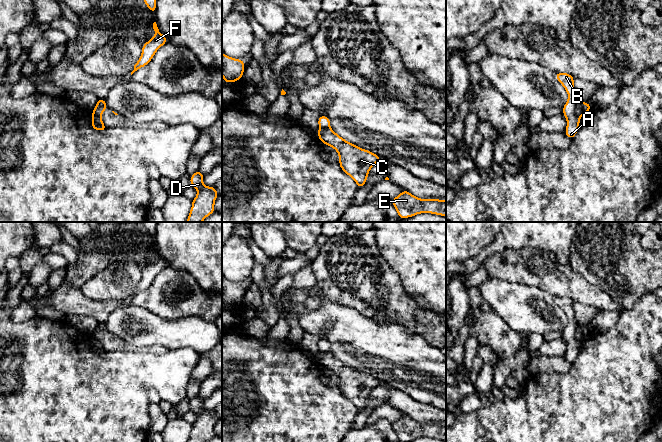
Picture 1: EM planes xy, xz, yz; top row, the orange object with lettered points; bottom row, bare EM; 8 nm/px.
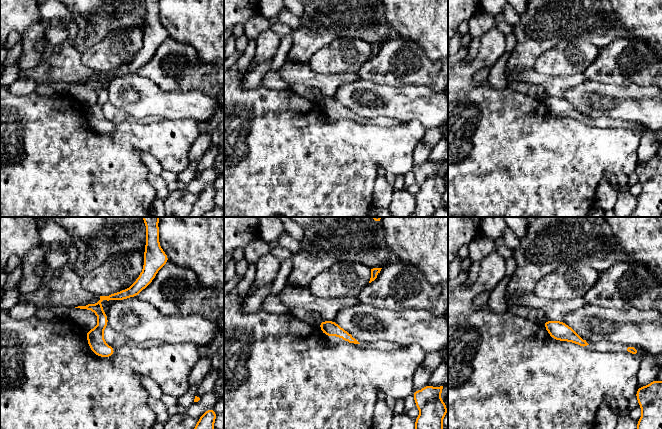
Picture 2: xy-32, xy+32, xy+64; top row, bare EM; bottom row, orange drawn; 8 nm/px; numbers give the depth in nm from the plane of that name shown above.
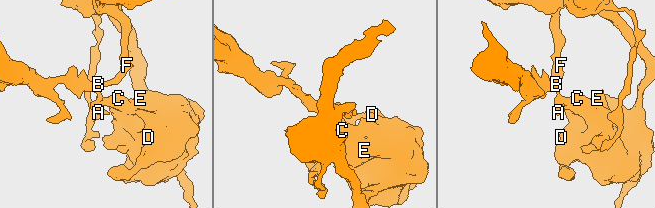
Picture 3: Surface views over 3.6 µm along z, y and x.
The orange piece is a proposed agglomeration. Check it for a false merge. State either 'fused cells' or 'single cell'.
fused cells

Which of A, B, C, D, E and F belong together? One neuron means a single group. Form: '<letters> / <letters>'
A B F / C D E

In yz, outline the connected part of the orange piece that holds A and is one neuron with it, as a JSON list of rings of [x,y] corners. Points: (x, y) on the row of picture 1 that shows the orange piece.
[[[555,72],[555,77],[568,93],[568,101],[562,107],[562,114],[567,119],[567,127],[564,133],[572,140],[578,131],[580,124],[580,115],[576,113],[576,106],[579,103],[579,100],[575,95],[574,77],[569,73],[559,72]]]

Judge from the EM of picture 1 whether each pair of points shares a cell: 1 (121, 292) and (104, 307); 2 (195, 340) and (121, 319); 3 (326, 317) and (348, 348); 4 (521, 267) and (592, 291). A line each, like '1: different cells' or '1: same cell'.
1: different cells
2: same cell
3: same cell
4: same cell

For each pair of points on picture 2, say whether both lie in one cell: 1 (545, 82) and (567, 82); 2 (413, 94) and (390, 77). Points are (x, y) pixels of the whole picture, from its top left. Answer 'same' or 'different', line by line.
1: same
2: different

